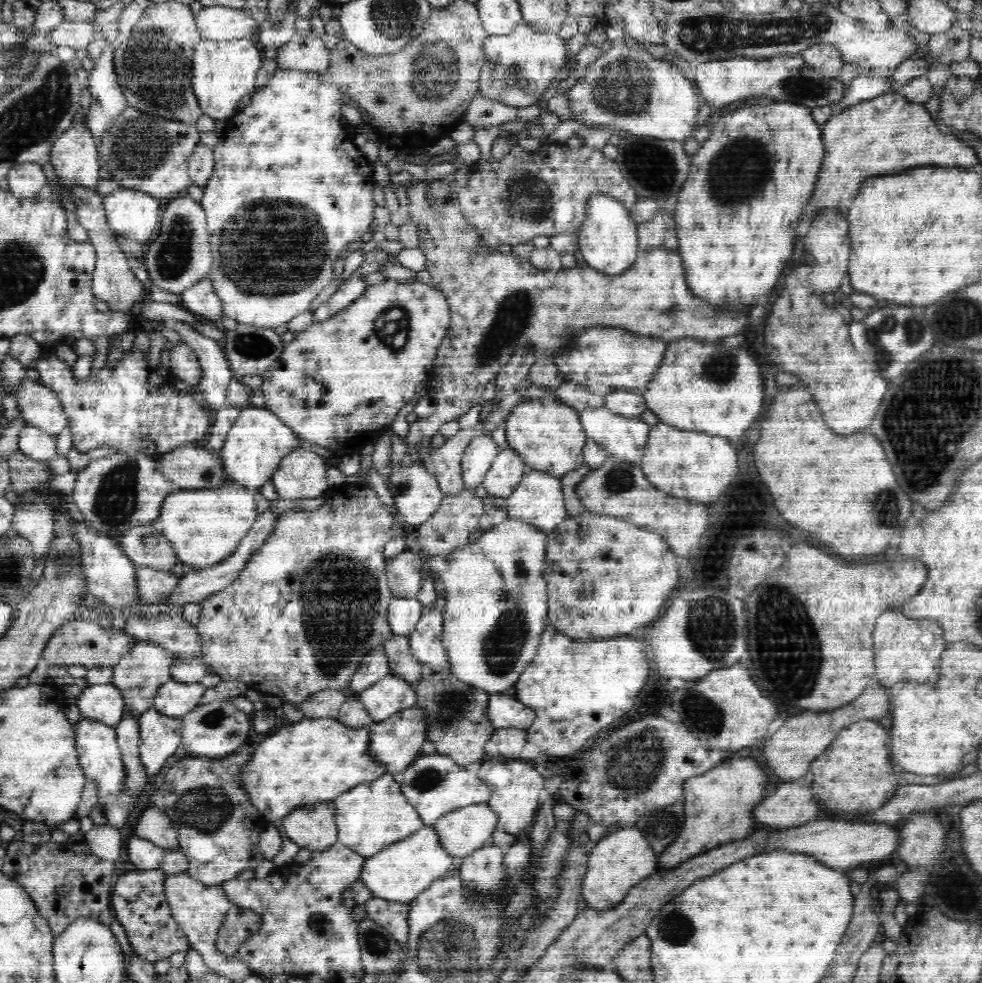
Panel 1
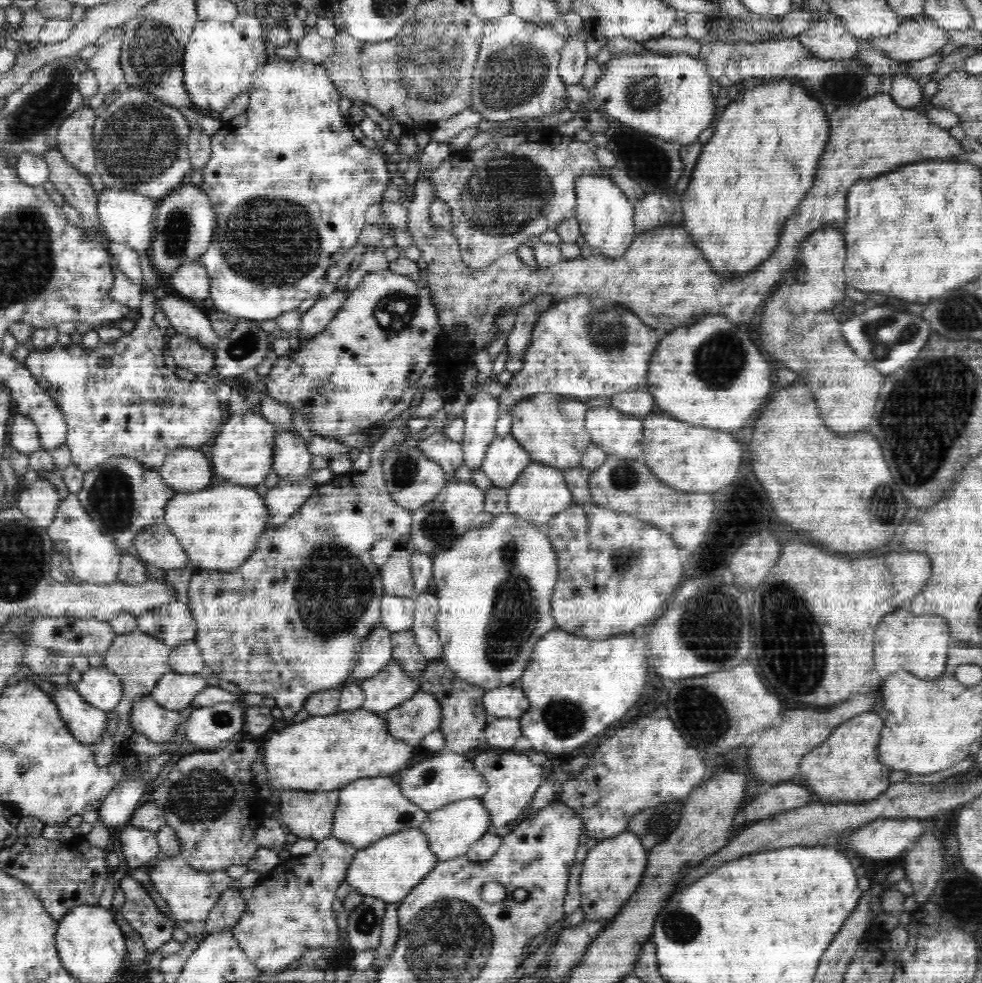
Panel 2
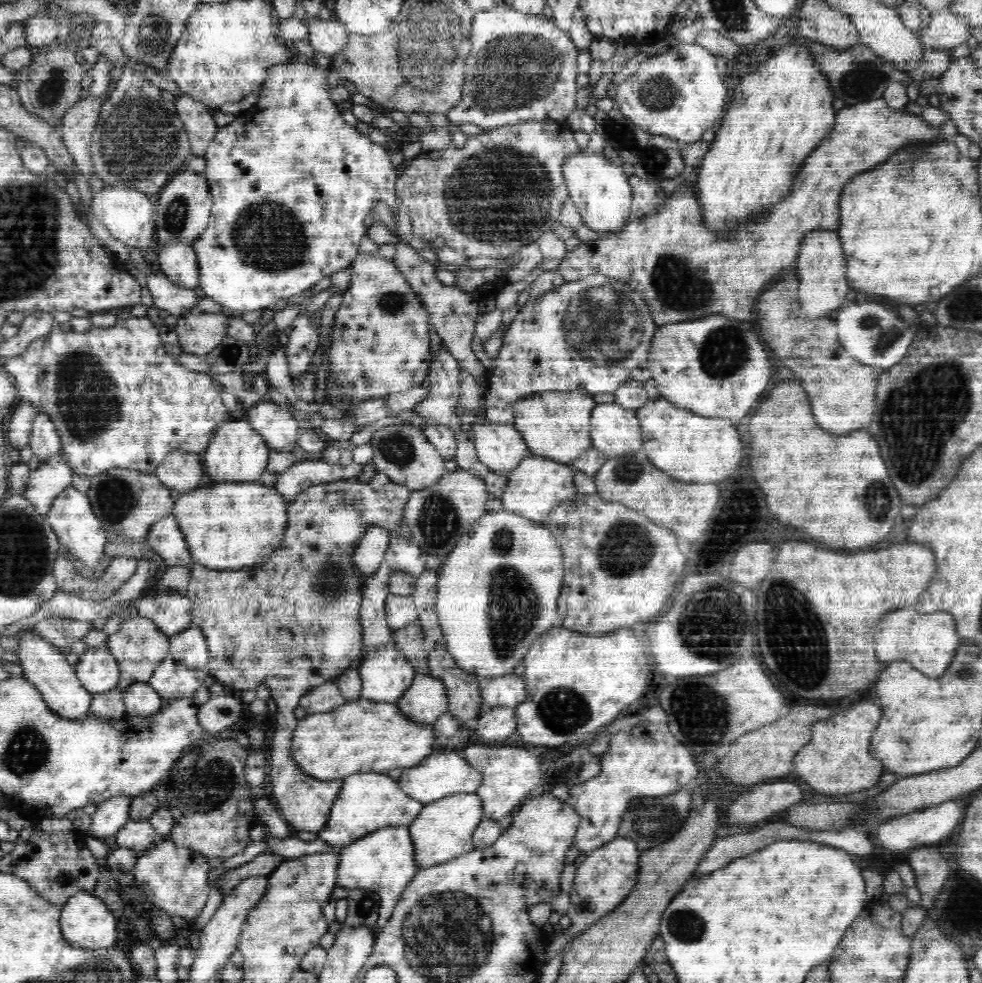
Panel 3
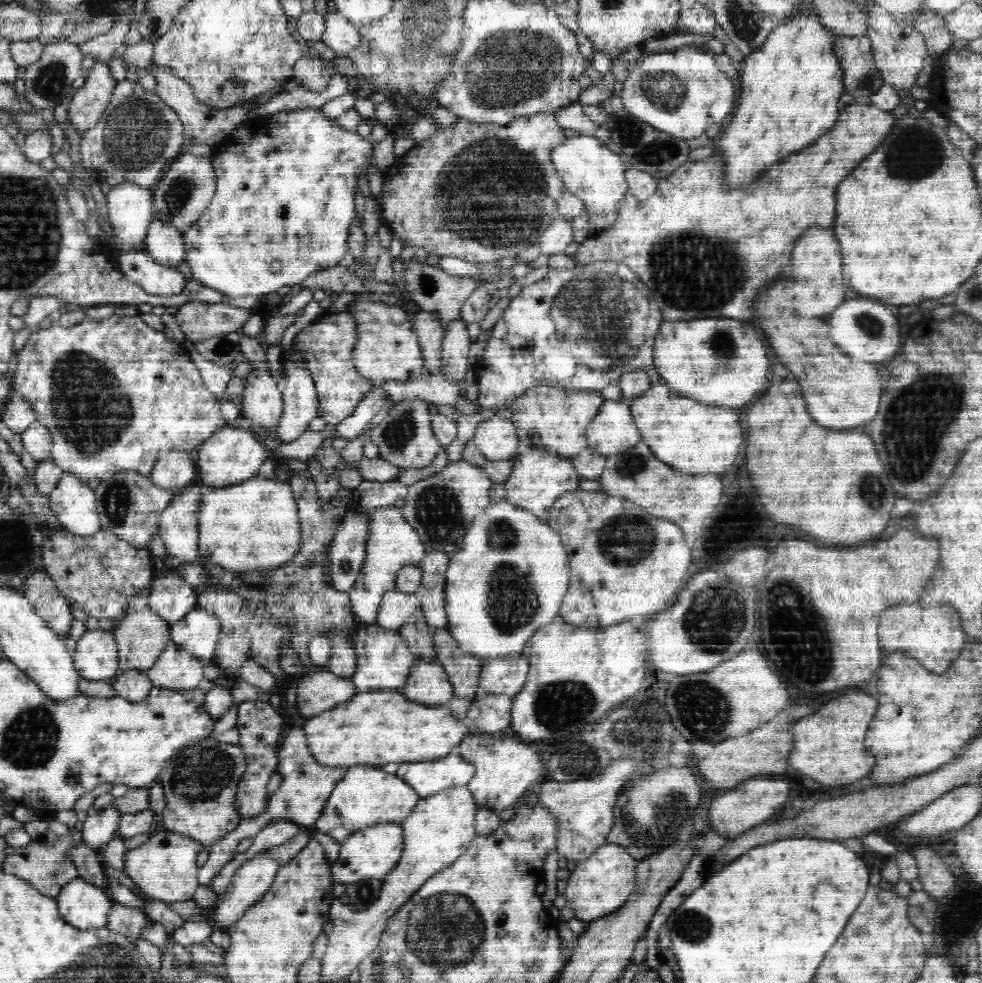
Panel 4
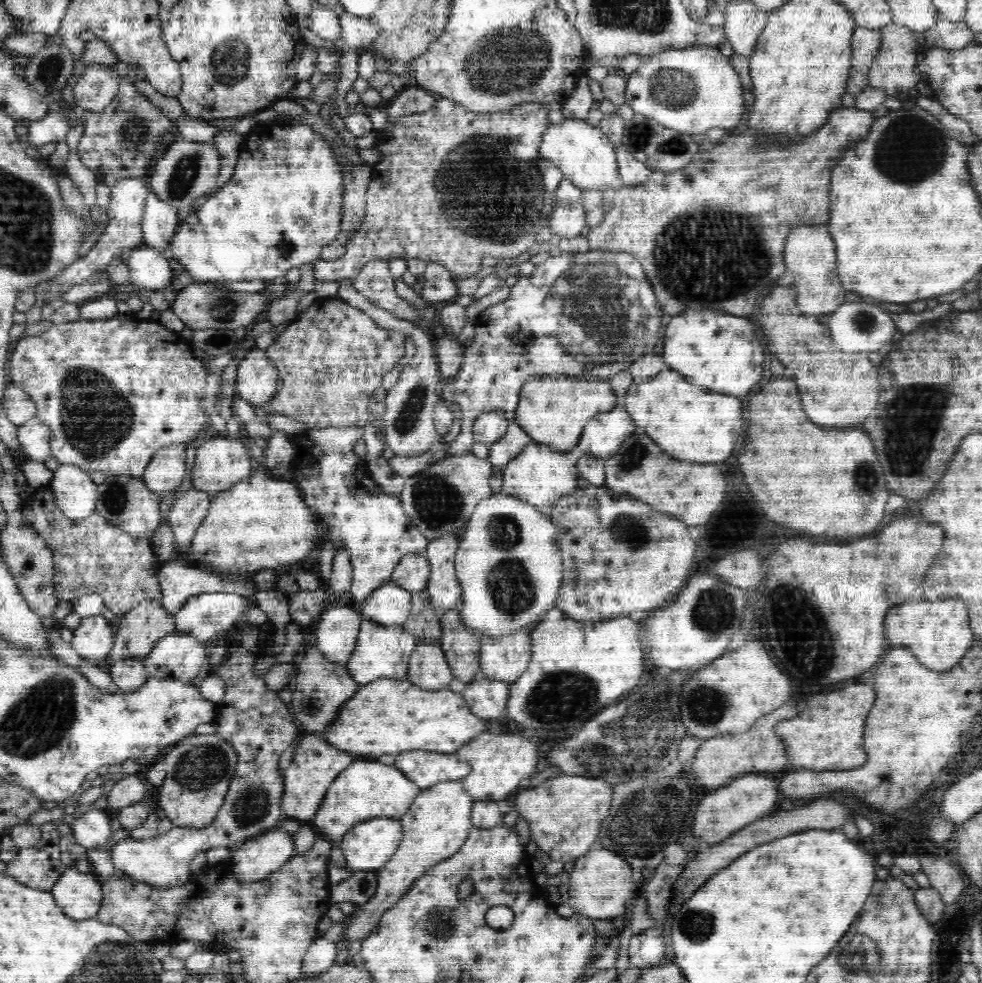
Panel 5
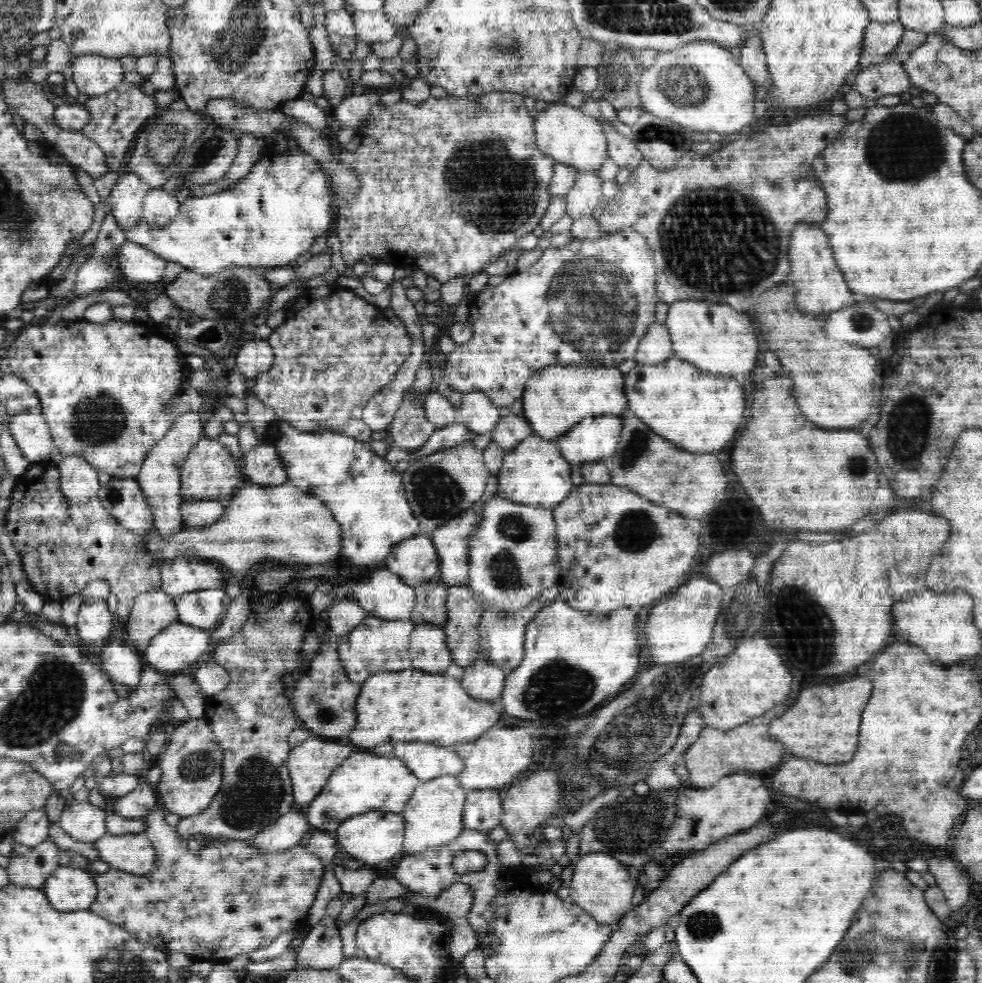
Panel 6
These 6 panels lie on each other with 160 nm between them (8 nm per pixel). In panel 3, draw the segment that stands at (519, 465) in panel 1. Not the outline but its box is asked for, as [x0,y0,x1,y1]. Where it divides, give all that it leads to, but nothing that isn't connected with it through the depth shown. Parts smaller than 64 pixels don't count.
[471,422,530,477]

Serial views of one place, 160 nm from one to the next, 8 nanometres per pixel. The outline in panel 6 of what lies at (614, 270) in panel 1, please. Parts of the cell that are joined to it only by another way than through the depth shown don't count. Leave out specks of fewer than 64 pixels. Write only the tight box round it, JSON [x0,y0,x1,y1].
[534,102,608,173]

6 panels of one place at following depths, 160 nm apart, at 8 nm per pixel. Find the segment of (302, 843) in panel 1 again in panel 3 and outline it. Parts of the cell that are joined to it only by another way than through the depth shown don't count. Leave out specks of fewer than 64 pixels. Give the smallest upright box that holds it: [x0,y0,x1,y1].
[186,473,411,833]

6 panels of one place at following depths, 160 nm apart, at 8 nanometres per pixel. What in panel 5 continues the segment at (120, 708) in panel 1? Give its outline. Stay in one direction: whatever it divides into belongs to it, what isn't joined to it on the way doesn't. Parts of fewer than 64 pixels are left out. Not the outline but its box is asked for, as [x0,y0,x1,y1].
[71,614,115,666]

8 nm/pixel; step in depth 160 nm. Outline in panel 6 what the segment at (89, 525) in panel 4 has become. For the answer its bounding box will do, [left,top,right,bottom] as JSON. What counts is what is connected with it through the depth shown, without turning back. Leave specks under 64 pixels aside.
[59,456,101,505]

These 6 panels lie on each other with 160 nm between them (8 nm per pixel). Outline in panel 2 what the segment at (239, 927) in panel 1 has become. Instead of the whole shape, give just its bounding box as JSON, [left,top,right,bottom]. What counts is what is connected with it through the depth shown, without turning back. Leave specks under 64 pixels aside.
[206,888,248,934]

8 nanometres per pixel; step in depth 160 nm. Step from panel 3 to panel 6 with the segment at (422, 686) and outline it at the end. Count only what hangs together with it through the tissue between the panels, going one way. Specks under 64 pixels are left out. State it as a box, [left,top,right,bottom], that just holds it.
[409,624,451,672]

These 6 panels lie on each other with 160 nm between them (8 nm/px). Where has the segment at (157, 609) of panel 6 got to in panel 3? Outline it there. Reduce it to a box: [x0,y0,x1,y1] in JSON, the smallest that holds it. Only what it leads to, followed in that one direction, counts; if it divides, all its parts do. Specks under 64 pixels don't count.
[107,612,169,693]

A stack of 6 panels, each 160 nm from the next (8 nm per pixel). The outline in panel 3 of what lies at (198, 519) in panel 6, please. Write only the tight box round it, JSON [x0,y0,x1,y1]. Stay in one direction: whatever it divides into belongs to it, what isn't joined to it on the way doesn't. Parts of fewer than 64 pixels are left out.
[145,513,195,567]

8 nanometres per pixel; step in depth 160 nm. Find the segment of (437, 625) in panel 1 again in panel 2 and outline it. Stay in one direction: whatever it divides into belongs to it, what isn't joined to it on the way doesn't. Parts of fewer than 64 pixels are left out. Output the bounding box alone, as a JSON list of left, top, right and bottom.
[411,590,443,662]

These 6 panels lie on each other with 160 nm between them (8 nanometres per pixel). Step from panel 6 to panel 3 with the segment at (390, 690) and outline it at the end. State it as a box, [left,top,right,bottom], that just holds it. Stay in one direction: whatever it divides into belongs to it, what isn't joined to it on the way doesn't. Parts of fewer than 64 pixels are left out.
[291,697,444,780]

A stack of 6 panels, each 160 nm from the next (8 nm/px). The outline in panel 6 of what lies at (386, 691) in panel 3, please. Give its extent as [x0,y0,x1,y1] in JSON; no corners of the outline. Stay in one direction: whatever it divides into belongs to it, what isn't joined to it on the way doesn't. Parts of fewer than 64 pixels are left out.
[336,614,415,682]

